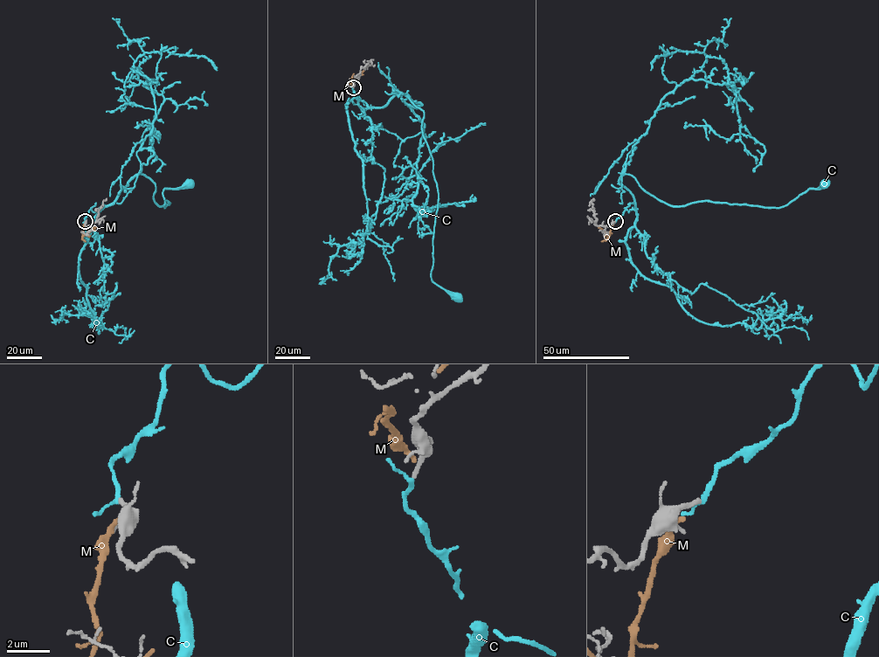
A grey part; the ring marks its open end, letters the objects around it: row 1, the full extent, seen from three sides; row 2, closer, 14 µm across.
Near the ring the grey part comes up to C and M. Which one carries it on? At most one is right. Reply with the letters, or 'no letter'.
C

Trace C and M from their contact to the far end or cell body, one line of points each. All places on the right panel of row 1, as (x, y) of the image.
C: (615, 221), (634, 209), (633, 195), (619, 183), (625, 174), (675, 206), (709, 201), (780, 208), (825, 183)
M: (613, 223), (609, 235), (598, 227)

